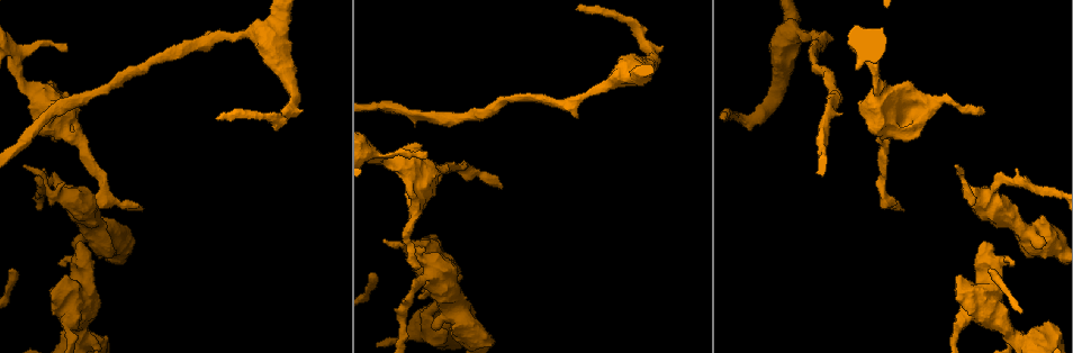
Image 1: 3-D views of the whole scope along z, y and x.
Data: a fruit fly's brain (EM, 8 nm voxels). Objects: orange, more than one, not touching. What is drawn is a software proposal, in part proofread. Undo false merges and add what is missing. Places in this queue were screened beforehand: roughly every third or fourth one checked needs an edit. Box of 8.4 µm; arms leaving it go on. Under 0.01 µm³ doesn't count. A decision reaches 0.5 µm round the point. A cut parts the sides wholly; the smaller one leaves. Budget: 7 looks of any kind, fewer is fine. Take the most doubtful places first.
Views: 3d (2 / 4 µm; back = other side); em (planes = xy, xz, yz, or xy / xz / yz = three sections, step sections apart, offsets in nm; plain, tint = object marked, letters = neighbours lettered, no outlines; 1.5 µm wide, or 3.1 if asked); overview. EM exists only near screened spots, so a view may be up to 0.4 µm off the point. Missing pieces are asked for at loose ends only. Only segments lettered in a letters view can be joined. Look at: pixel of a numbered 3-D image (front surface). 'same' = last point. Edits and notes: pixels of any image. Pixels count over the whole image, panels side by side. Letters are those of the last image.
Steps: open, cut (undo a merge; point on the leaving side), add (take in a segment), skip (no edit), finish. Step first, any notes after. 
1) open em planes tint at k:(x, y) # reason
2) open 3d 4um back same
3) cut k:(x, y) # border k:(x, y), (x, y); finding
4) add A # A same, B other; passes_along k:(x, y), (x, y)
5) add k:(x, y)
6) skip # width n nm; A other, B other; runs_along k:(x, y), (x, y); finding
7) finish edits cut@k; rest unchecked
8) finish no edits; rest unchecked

open em planes letters at 1:(54, 140) # thick end

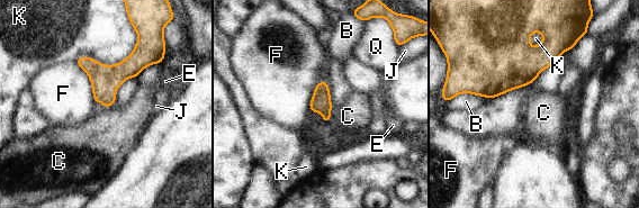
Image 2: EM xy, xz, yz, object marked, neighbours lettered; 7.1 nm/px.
skip # B other, C other, E other, F other, J other, K other, Q other; border 2:(332, 107), (327, 121); none of them fits

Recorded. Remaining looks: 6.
open 3d 4um at 1:(425, 158) # free end

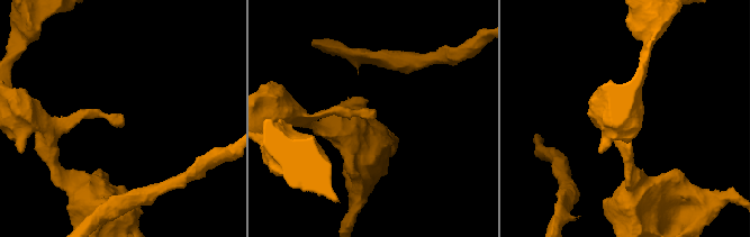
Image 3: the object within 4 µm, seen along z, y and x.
open em xy step 8 tint at 3:(374, 118) # now the EM

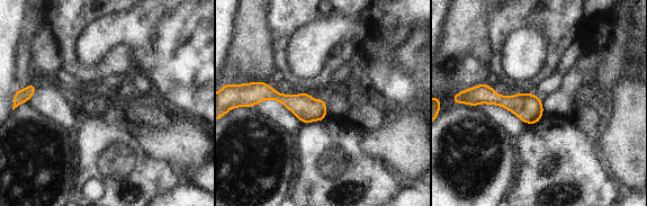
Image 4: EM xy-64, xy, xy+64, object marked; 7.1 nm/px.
open em planes letters same

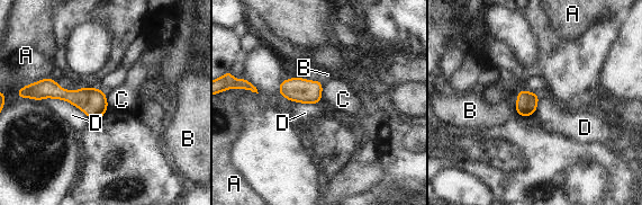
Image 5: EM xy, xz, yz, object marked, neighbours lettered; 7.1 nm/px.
skip # A other, B other, C other, D other; border 5:(320, 81), (322, 100); none of them fits

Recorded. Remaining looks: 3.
open em planes tint at 1:(982, 109) # free end

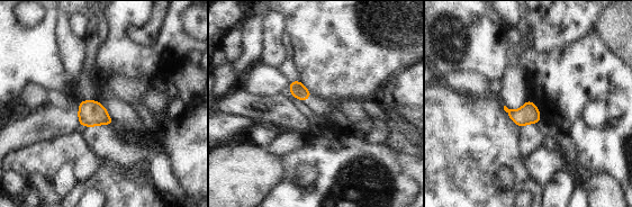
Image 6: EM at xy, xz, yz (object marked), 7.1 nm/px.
open em planes letters same # what lies round it

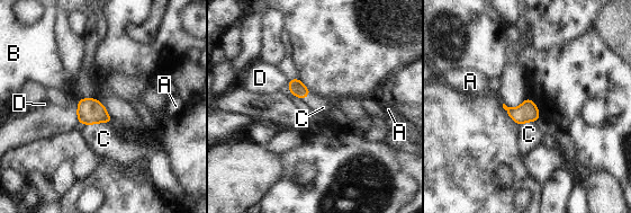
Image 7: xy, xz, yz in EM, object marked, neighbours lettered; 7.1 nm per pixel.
skip # width 140 nm; A other, B other, C other, D other; border 7:(109, 122), (97, 122), (89, 126); no lettered segment goes on from it

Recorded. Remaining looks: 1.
finish no edits; rest unchecked

